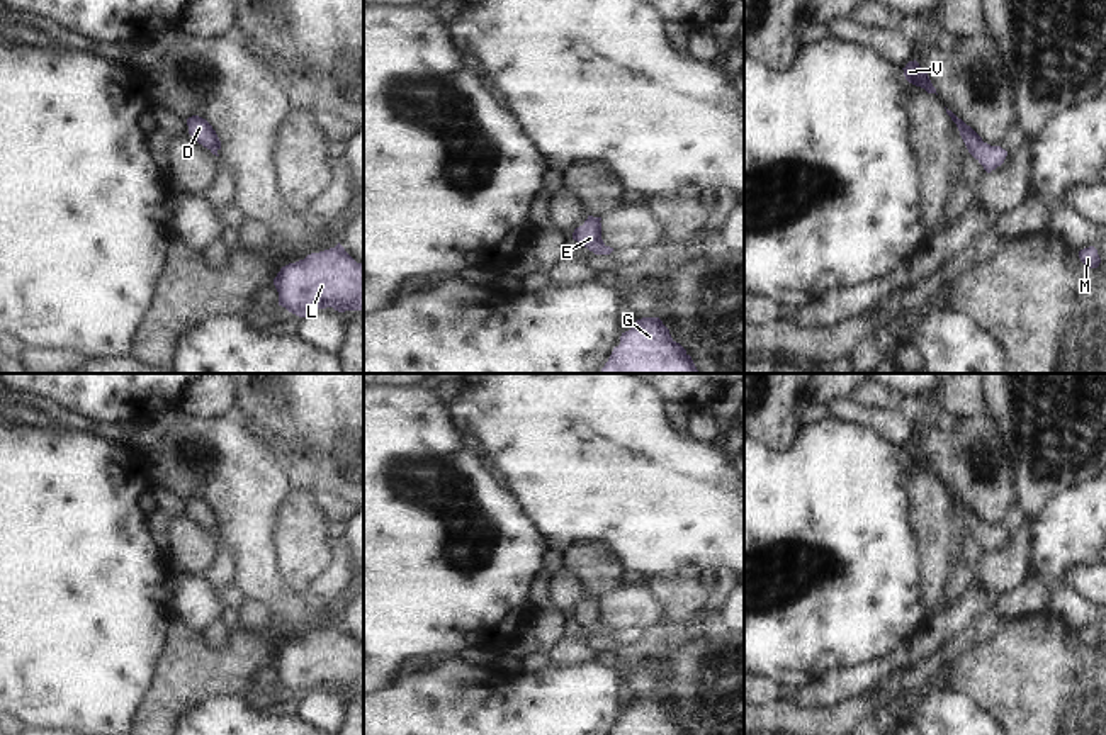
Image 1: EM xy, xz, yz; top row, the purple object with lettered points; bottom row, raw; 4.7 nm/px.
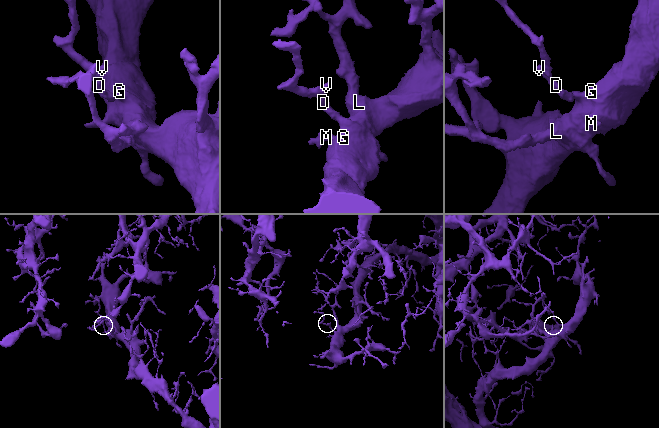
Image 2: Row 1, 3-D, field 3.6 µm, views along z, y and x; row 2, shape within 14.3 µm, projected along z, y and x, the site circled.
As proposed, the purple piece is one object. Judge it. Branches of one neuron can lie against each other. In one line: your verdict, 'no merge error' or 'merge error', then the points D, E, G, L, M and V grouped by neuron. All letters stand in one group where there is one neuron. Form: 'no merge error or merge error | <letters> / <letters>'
no merge error | D E G L M V

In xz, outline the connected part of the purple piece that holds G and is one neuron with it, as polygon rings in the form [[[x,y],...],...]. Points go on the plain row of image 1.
[[[642,698],[622,713],[612,735],[686,735],[686,730],[671,718],[659,698]]]

